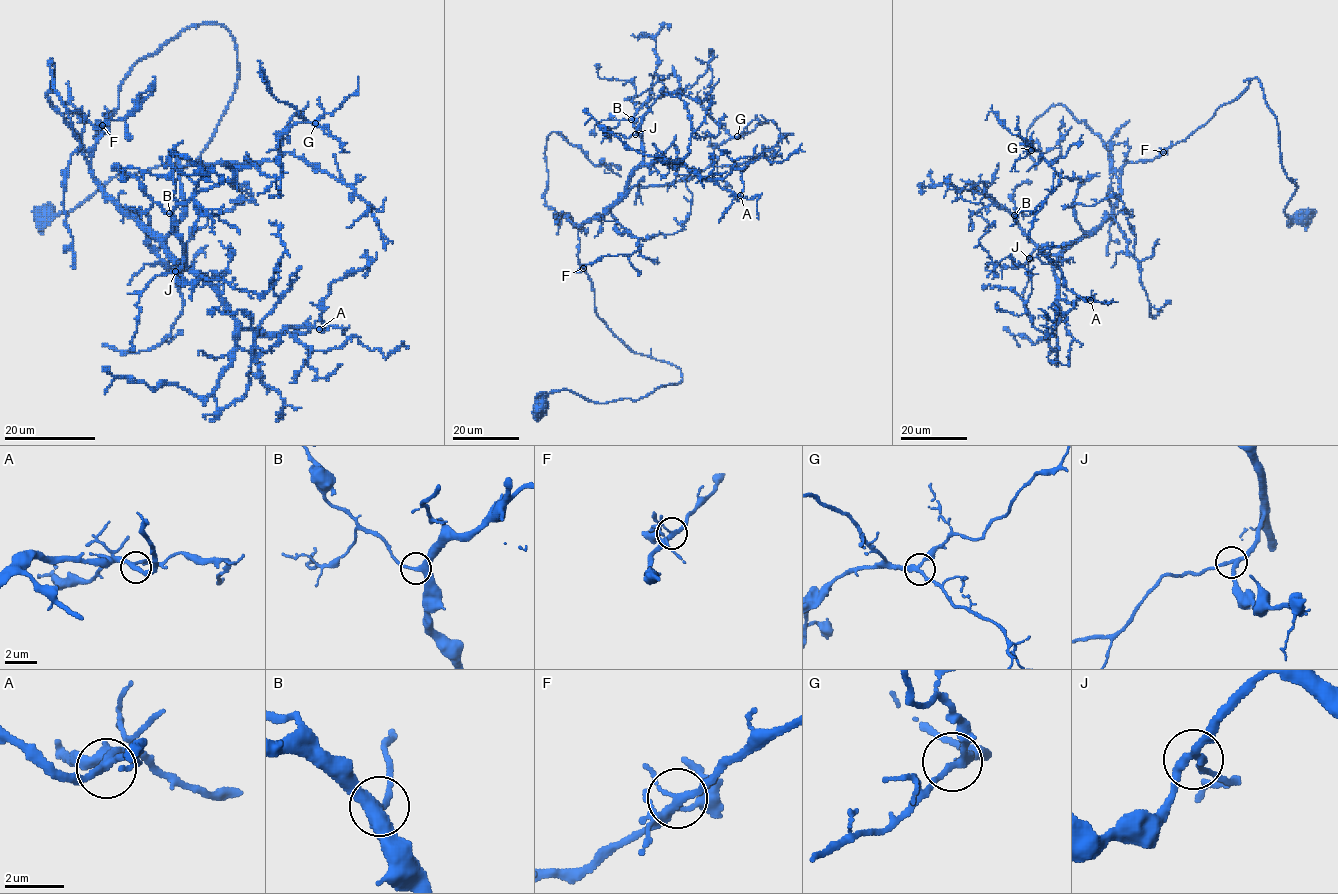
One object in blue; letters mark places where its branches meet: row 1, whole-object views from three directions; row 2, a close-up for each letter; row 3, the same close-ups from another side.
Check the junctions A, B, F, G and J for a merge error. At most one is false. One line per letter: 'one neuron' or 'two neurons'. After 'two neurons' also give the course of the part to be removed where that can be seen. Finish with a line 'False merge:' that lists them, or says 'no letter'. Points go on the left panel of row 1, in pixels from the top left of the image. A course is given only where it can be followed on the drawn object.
A: one neuron
B: one neuron
F: one neuron
G: one neuron
J: one neuron
False merge: no letter

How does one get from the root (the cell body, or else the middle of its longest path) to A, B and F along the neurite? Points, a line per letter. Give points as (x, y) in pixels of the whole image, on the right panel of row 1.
A: (1305, 218), (1284, 212), (1298, 187), (1254, 78), (1123, 166), (1114, 211), (1055, 267), (1061, 299), (1090, 300)
B: (1305, 218), (1284, 212), (1298, 187), (1256, 78), (1182, 141), (1128, 161), (1114, 211), (1057, 253), (1014, 215)
F: (1305, 218), (1289, 217), (1284, 212), (1298, 187), (1282, 166), (1275, 115), (1256, 78), (1205, 124), (1163, 152)

